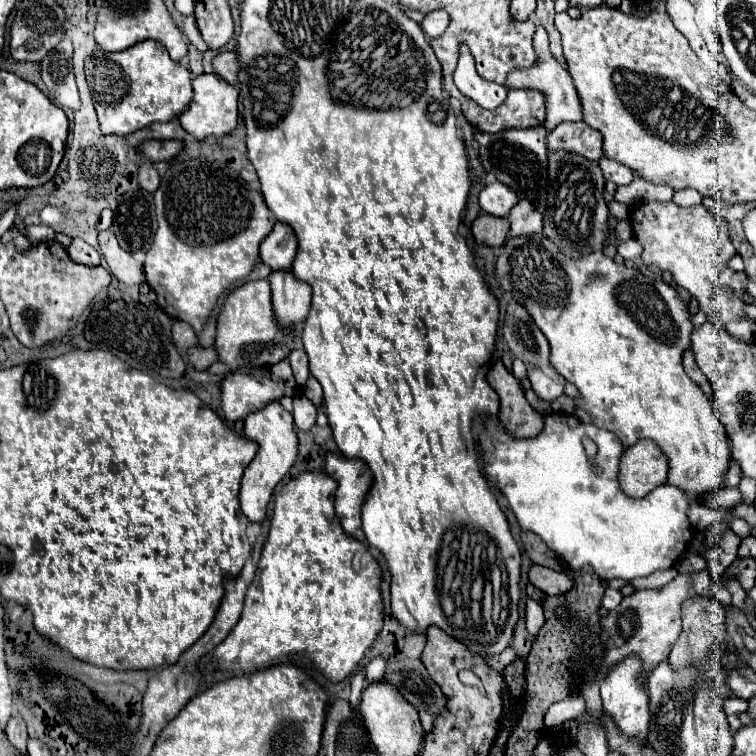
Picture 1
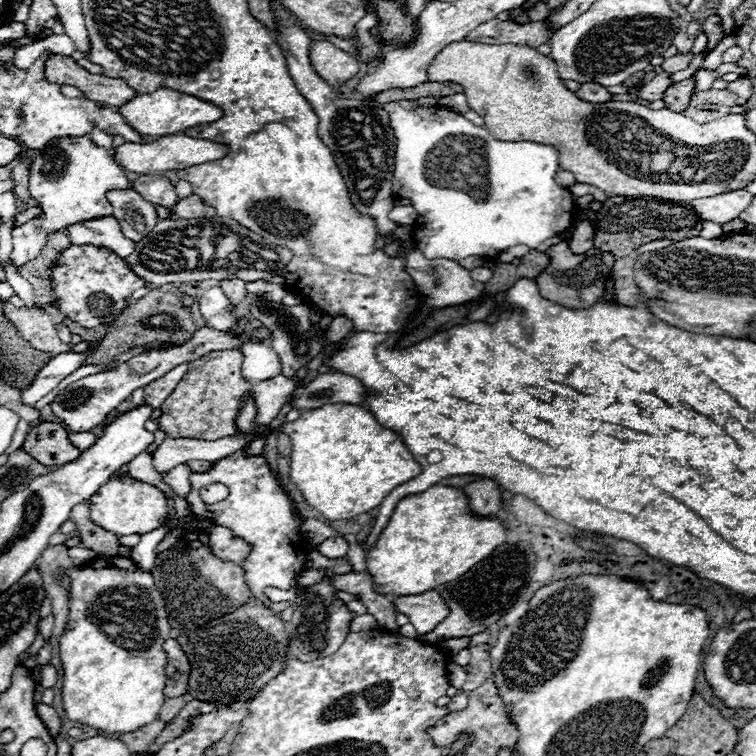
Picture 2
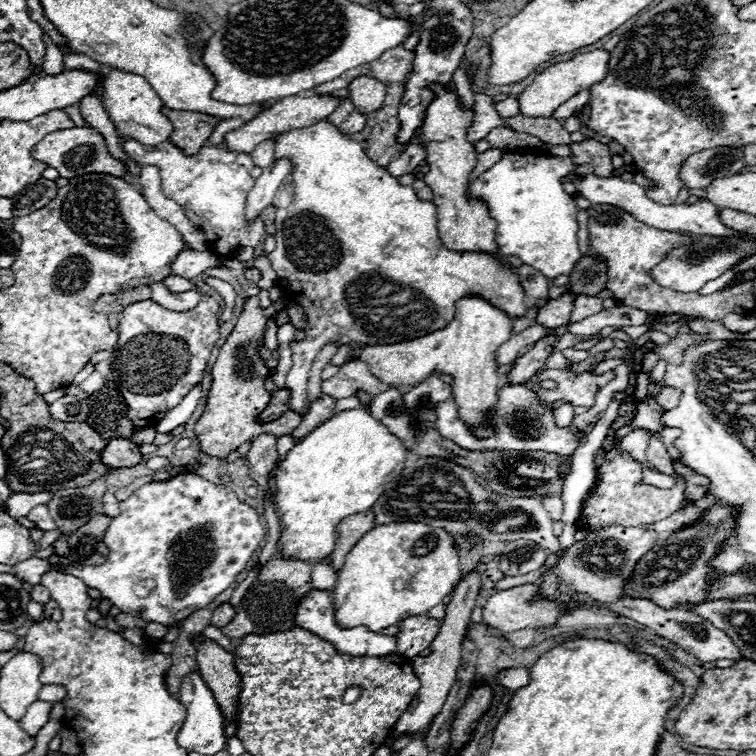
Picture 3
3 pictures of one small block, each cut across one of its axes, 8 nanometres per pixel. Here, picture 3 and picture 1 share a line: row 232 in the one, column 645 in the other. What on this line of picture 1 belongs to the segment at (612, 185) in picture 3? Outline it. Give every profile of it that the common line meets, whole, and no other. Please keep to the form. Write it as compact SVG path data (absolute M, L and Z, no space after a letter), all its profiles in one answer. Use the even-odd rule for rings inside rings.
M636 656L622 660L618 666L612 668L612 672L604 680L600 680L600 694L602 694L604 714L616 724L616 728L624 736L632 736L644 742L648 734L648 724L650 724L648 690L646 690L646 682L638 680L638 672L640 672L640 660Z

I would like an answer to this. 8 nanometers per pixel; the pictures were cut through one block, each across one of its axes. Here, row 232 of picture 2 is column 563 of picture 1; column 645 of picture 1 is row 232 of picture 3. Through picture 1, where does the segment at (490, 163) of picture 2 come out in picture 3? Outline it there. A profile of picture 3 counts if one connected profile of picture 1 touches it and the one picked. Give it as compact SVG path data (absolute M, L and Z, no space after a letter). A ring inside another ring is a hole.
M504 152L502 158L484 174L480 174L470 184L470 196L480 198L490 208L490 218L497 222L496 243L502 256L518 256L524 264L540 270L548 280L560 274L572 274L576 262L580 260L580 250L576 242L578 232L578 206L576 198L564 190L566 178L576 176L576 164L568 156L550 156L542 152Z

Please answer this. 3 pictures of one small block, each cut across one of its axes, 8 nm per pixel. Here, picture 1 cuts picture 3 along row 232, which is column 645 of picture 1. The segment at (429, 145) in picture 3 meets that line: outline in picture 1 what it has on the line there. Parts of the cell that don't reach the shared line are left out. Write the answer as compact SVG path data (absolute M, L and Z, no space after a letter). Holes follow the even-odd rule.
M638 440L634 446L624 448L620 458L620 468L618 468L618 480L626 496L642 498L650 494L654 488L666 484L666 474L668 474L668 460L652 440Z

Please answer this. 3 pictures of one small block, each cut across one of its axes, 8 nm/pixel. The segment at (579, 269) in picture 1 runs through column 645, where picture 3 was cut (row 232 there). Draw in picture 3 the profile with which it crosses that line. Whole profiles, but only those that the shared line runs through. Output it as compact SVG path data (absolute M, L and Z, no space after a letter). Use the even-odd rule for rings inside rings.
M316 122L316 126L310 126L308 130L292 130L292 134L280 134L274 138L274 160L280 158L288 158L292 162L292 180L285 179L282 184L290 185L294 182L294 190L280 190L276 192L272 205L276 207L276 217L274 226L276 226L276 248L272 252L266 254L266 258L270 260L272 270L276 272L278 280L286 280L286 290L292 292L292 298L296 304L302 304L304 314L306 314L306 328L304 328L304 340L300 342L290 342L290 350L292 350L292 366L290 372L286 376L286 388L292 390L292 402L290 402L290 410L298 410L304 404L304 394L306 394L306 382L308 382L308 368L312 366L314 358L318 356L318 352L328 344L398 344L398 342L408 342L414 338L422 338L430 332L436 332L440 328L444 328L456 312L456 300L468 296L468 294L480 294L486 300L490 300L494 306L502 308L508 316L518 318L522 314L526 314L524 308L524 292L522 286L518 282L518 276L514 274L514 270L508 264L498 262L496 258L488 256L488 254L472 254L472 252L452 252L448 248L444 248L440 236L438 236L438 210L432 202L422 202L416 198L416 192L412 190L412 186L402 186L398 184L398 180L394 176L388 174L386 168L380 168L376 162L372 162L366 152L362 150L362 146L350 138L346 138L344 134L340 134L340 130L336 130L330 122Z

